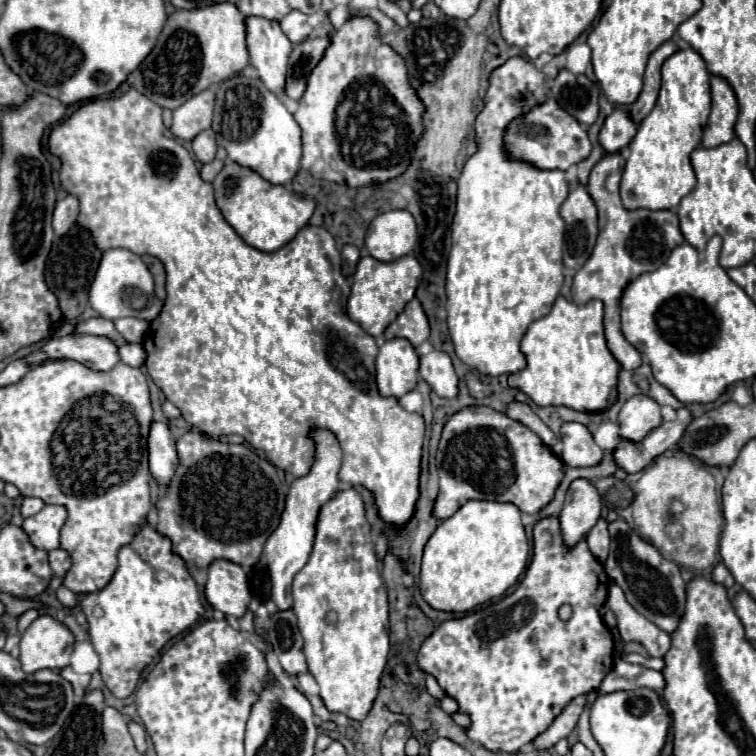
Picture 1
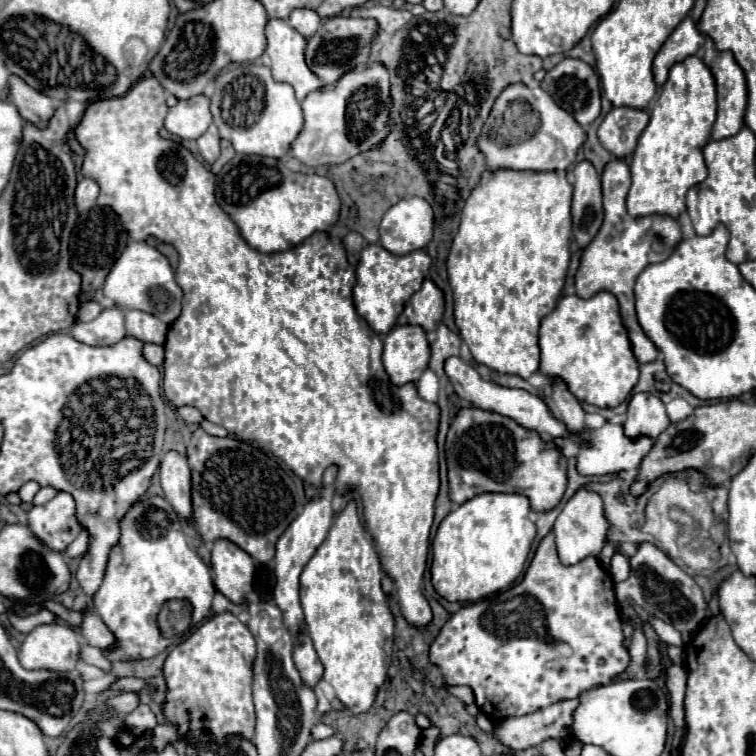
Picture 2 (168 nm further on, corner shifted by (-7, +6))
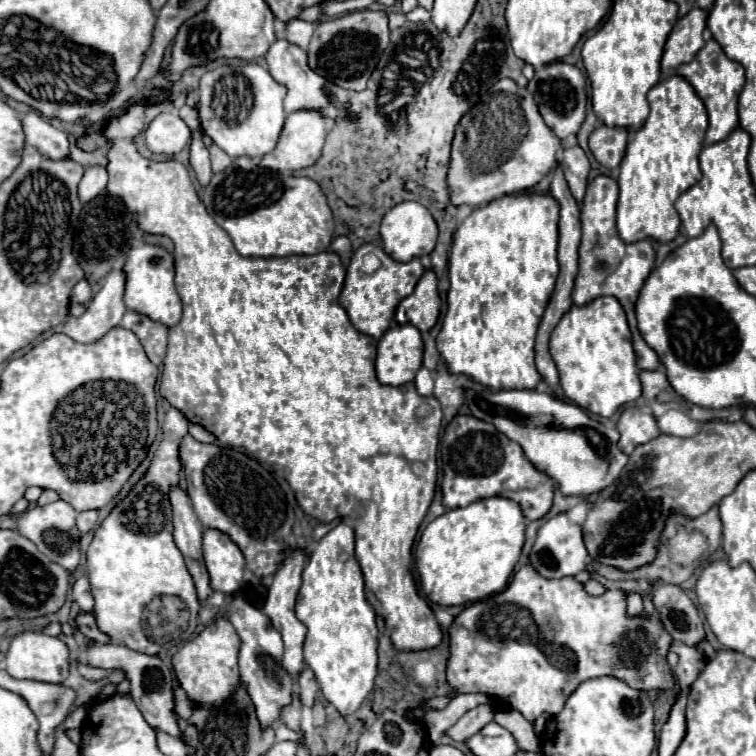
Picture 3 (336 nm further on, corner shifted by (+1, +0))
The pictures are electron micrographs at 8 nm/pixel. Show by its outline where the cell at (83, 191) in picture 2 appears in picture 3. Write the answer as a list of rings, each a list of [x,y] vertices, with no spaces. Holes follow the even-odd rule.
[[[93,165],[85,169],[85,175],[79,183],[79,197],[81,203],[89,203],[91,199],[95,199],[105,187],[107,187],[107,169],[103,165]]]

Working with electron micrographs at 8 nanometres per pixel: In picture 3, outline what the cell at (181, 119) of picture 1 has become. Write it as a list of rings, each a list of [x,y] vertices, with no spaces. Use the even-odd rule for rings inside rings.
[[[161,113],[157,115],[149,129],[145,131],[145,143],[147,149],[155,155],[179,155],[183,147],[191,139],[191,129],[183,123],[183,119],[173,113]]]

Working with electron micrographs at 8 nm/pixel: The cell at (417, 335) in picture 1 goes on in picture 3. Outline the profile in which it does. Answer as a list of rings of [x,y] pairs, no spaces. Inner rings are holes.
[[[427,269],[415,285],[415,291],[399,303],[395,319],[397,323],[411,323],[419,327],[421,333],[425,333],[437,323],[439,309],[441,299],[437,291],[437,277],[431,269]]]

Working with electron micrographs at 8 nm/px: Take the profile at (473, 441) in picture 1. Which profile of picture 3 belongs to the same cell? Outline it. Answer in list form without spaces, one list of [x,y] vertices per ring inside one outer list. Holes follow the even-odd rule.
[[[457,415],[445,429],[441,441],[441,457],[443,457],[443,505],[447,509],[467,507],[479,499],[487,499],[493,495],[513,499],[521,505],[523,515],[529,521],[541,519],[547,515],[553,503],[553,481],[535,471],[531,463],[527,463],[523,449],[499,433],[491,423],[475,419],[473,415]]]

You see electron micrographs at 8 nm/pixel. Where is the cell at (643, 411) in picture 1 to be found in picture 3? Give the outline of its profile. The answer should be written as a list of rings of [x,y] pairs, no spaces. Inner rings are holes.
[[[627,407],[619,421],[617,421],[617,431],[621,433],[619,439],[619,449],[623,453],[631,453],[637,445],[649,443],[659,435],[659,427],[653,415],[641,413],[639,407]]]

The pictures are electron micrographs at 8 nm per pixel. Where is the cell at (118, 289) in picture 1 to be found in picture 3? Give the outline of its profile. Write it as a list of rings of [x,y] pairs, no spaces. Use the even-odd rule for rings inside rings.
[[[141,245],[133,247],[125,259],[123,271],[127,271],[125,287],[125,305],[131,311],[139,311],[167,327],[177,325],[181,319],[181,299],[175,289],[175,259],[173,255],[159,245]]]

